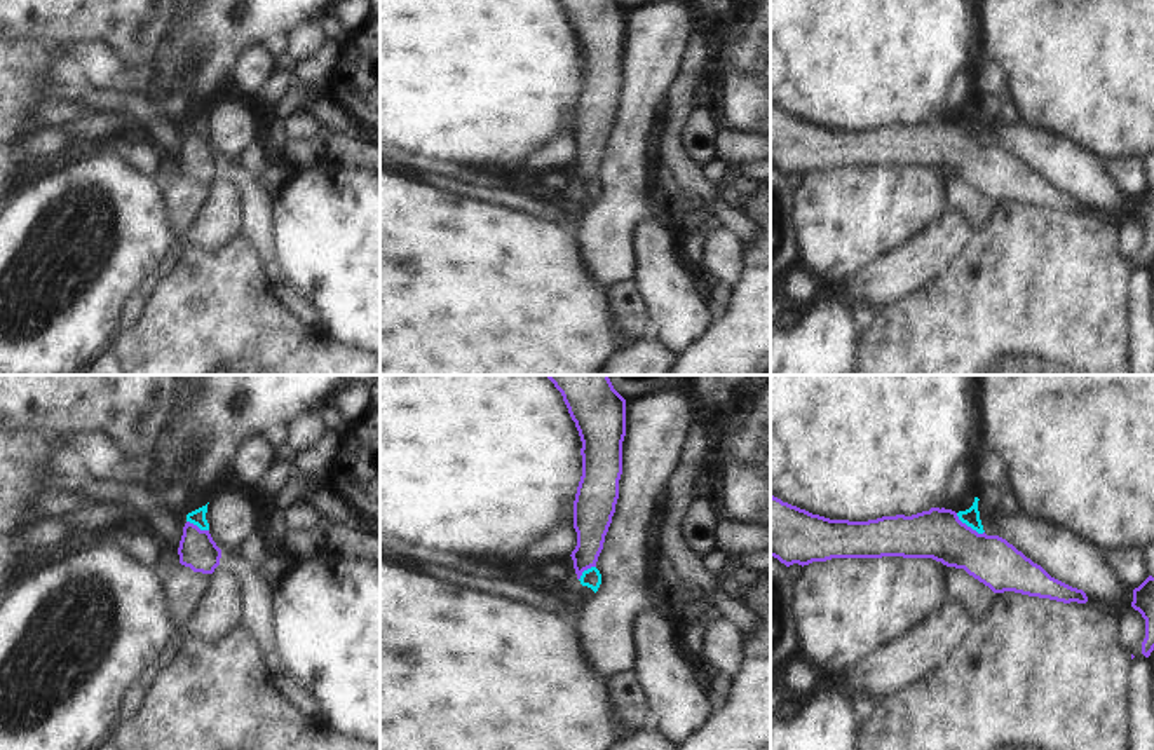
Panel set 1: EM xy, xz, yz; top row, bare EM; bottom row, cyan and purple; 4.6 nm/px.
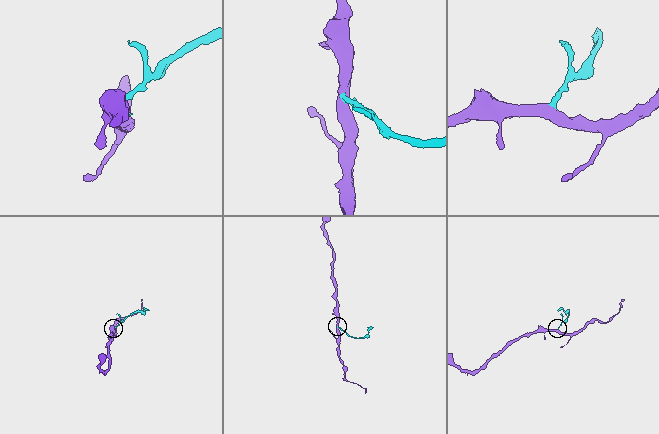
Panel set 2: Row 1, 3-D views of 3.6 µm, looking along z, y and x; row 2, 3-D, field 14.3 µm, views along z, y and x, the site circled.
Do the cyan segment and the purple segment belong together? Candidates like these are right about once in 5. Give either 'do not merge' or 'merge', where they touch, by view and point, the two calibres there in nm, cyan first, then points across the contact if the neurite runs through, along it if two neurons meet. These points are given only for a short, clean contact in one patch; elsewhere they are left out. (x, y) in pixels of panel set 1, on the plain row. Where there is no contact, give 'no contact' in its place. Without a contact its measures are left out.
do not merge; contact yz (970, 135); calibres 80 and 240 nm; border yz (956, 122), (963, 131), (984, 142)

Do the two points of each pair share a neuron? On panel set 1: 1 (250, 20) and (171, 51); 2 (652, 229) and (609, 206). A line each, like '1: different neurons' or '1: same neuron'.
1: same neuron
2: different neurons

